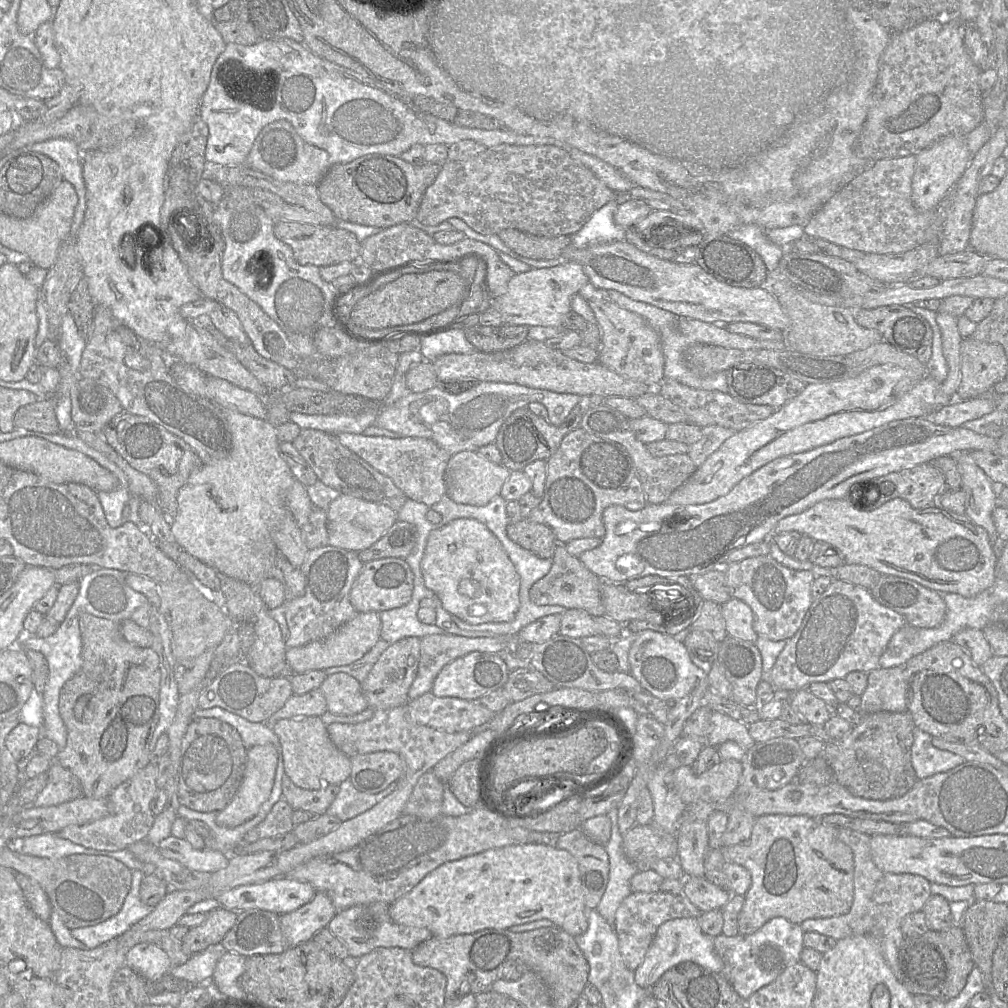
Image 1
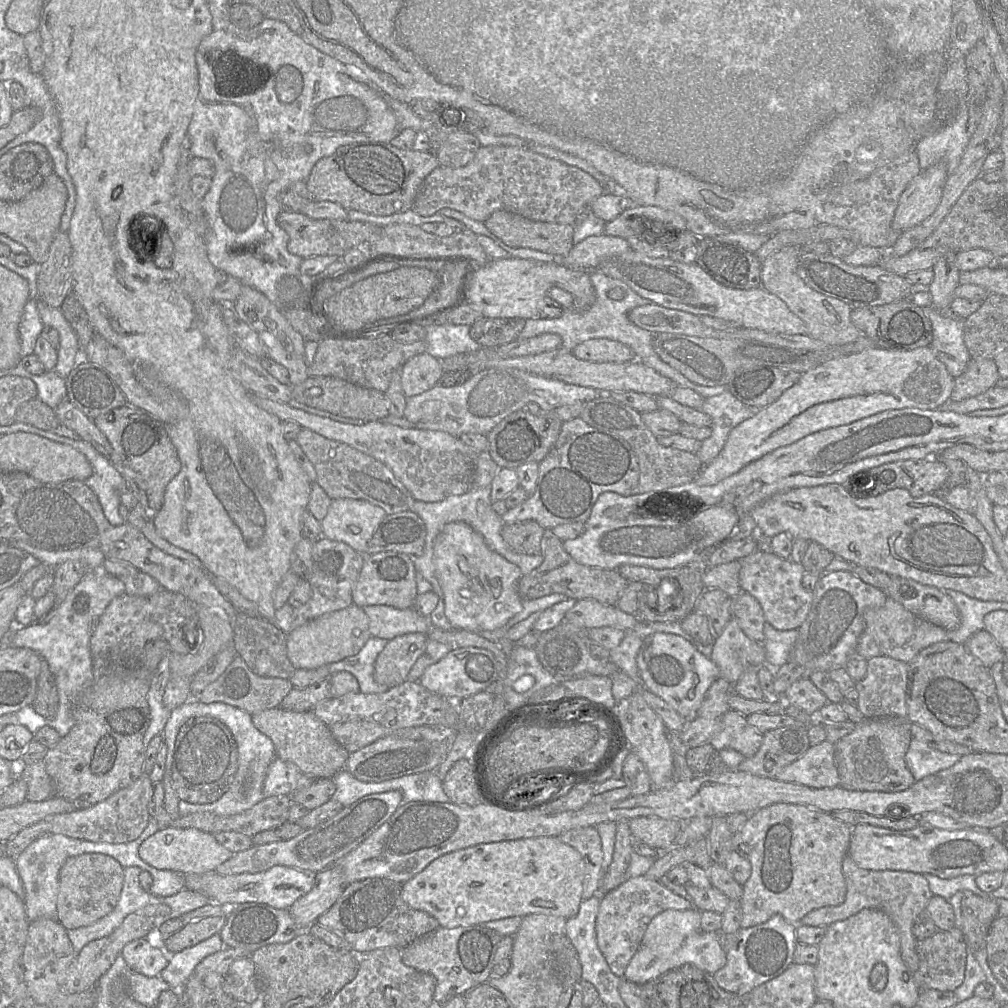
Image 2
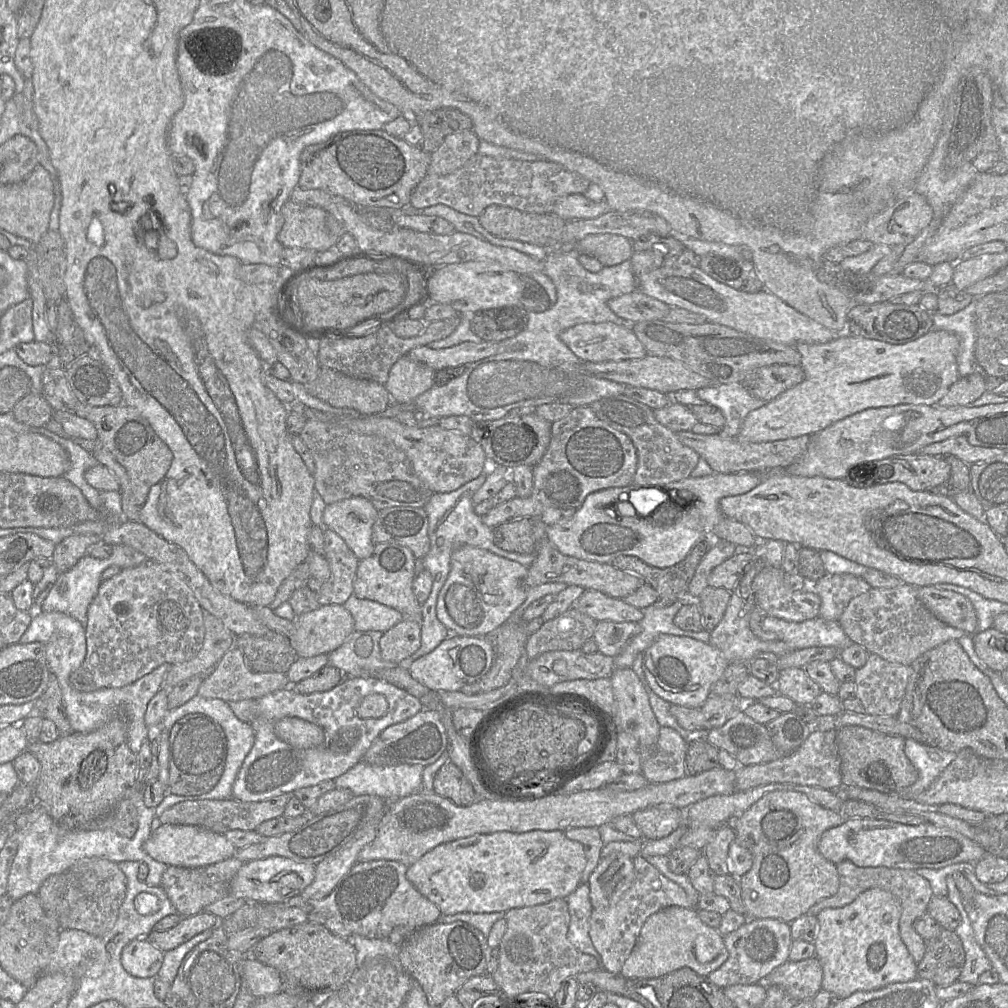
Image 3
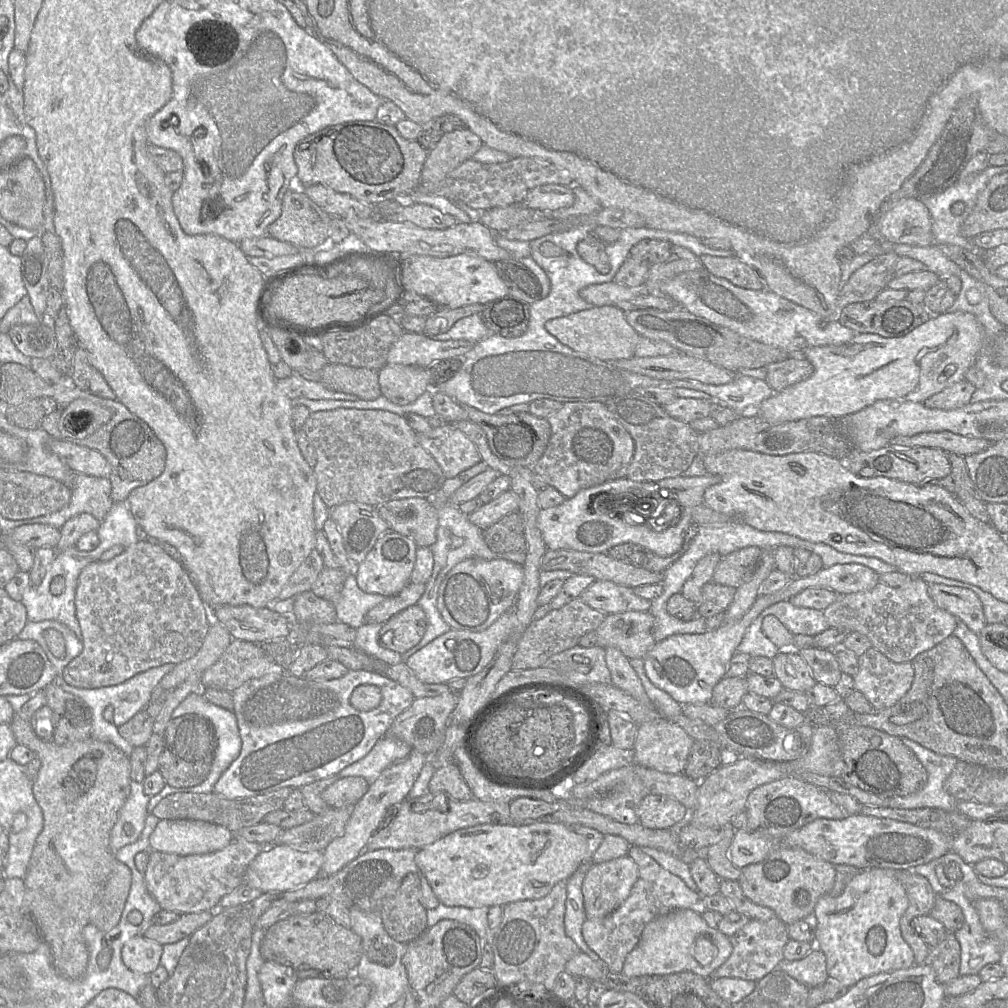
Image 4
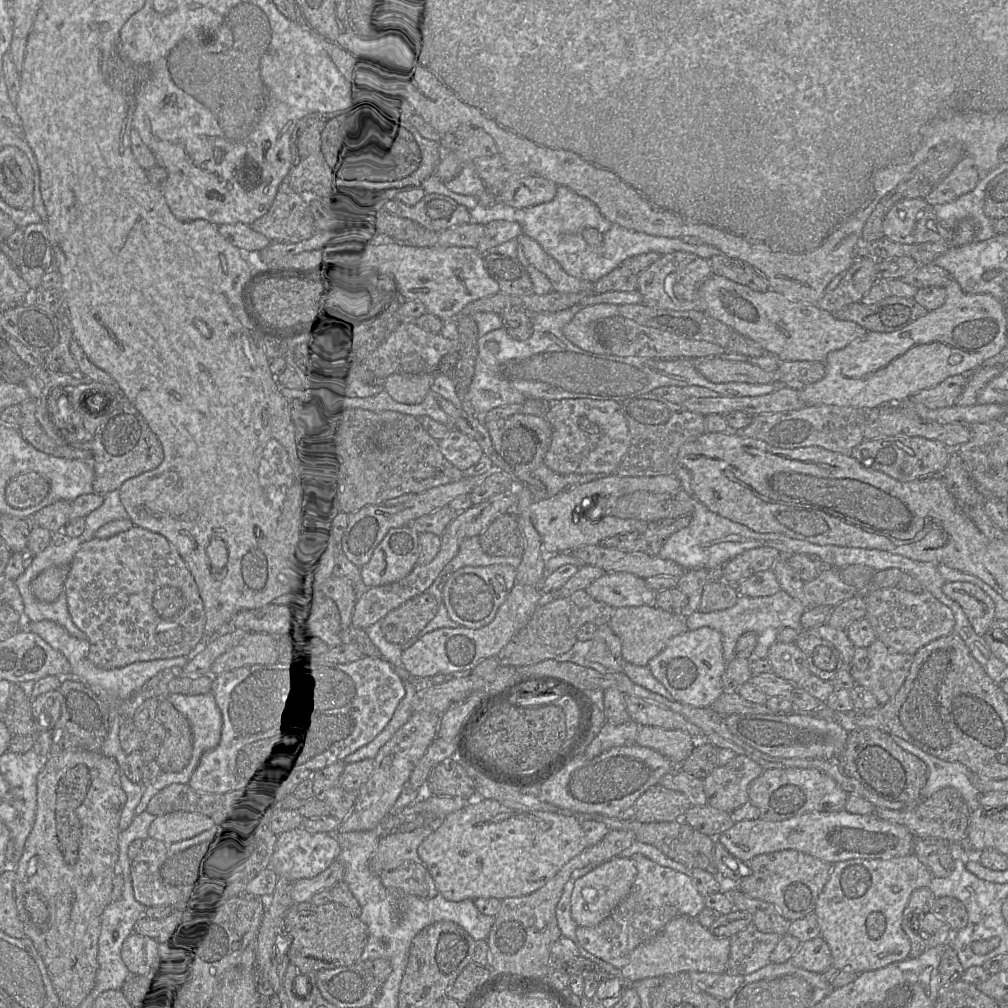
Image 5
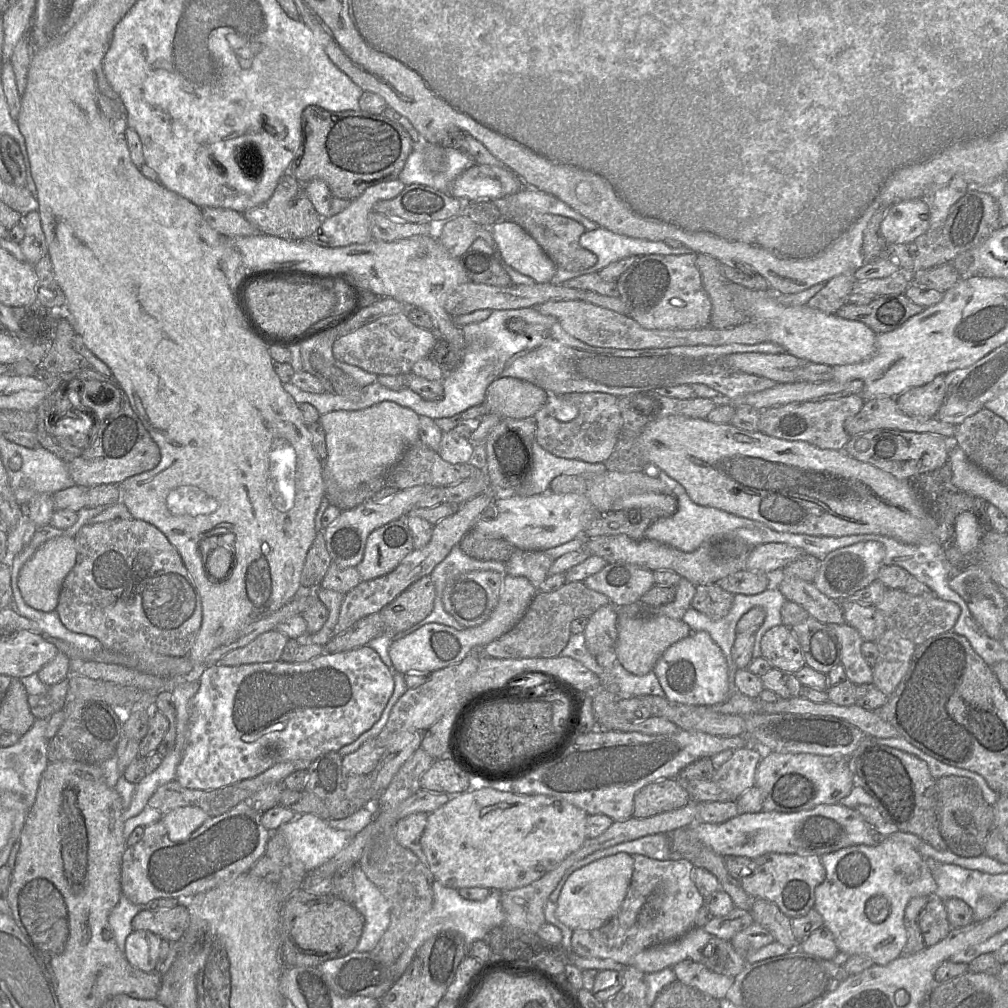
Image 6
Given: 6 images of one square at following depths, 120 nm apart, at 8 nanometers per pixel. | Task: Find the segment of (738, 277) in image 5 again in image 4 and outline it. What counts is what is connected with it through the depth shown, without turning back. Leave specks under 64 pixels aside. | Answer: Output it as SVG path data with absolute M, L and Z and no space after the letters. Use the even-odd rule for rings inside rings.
M699 256L704 268L711 274L724 278L732 284L749 290L762 291L766 286L756 271L737 257Z

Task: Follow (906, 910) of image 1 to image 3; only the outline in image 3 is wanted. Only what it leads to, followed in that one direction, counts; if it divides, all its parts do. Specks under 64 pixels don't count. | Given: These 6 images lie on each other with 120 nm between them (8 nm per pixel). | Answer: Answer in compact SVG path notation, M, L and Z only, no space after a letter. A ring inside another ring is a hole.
M842 861L836 864L839 875L839 889L831 897L825 898L812 906L809 915L817 916L826 908L840 908L850 904L866 890L879 888L888 891L897 898L901 905L901 917L899 921L900 937L913 957L915 963L920 963L925 953L925 941L915 931L914 923L917 918L927 913L927 906L933 896L930 883L912 869L888 868L888 867L859 867L850 861Z

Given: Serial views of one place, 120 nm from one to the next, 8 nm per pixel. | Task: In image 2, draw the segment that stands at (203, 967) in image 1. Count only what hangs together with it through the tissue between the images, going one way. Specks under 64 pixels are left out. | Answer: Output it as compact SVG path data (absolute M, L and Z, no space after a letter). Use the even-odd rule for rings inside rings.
M220 933L198 943L197 945L184 949L181 952L168 956L169 963L160 973L159 977L167 982L173 989L184 987L195 968L206 957L224 948Z

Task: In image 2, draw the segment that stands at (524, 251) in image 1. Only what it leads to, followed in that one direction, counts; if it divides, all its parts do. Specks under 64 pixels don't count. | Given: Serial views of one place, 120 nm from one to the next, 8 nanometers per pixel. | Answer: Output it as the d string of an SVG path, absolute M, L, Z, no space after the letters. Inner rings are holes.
M505 210L493 212L483 224L490 233L512 248L567 255L573 247L574 225L533 221Z

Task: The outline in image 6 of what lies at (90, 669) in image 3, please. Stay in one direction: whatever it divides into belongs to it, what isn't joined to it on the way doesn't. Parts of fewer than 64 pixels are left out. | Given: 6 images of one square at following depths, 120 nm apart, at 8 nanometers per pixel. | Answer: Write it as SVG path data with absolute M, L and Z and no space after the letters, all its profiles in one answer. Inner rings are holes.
M114 519L106 522L86 524L75 535L77 558L72 570L65 577L59 594L56 612L62 624L70 631L93 636L100 641L107 651L116 653L135 653L151 651L156 654L188 657L195 642L202 622L202 604L197 586L189 575L177 549L167 537L154 525L137 519Z

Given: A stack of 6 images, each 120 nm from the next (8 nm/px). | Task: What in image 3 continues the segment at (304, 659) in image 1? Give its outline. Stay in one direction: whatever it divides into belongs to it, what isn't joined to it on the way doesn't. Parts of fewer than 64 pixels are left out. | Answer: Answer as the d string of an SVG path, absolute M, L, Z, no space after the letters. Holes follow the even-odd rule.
M338 604L319 606L313 611L298 615L293 622L294 630L289 637L289 642L297 657L313 657L320 654L329 655L355 631L351 613L344 605Z

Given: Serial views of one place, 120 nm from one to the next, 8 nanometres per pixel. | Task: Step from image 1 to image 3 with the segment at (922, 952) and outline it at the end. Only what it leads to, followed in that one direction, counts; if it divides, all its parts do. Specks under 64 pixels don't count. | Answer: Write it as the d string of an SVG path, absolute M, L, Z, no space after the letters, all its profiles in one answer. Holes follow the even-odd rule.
M942 930L935 938L925 941L925 953L917 964L917 977L931 981L935 986L947 986L956 981L965 964L962 942L955 931Z

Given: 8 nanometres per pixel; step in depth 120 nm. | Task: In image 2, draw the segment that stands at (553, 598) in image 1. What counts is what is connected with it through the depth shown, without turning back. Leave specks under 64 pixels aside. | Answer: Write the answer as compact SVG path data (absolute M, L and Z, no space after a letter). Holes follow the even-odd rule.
M545 531L542 539L543 562L518 582L518 591L523 600L533 600L558 593L575 600L595 599L606 605L616 605L628 581L618 570L593 568L576 562L563 548L563 541L552 531Z

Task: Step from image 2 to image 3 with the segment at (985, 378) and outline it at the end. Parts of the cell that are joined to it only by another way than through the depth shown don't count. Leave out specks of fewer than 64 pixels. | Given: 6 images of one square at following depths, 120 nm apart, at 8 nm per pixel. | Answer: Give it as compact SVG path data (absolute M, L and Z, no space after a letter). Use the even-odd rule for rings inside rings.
M974 373L960 377L938 401L940 407L964 407L978 399L986 390L986 376Z

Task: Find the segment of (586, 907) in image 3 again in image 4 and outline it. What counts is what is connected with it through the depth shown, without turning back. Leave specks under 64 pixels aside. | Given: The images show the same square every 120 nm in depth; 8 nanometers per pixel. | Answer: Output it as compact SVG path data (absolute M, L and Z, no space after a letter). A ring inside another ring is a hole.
M586 861L579 866L568 879L566 886L566 901L565 901L565 915L564 926L565 933L570 937L579 947L579 949L587 954L589 951L595 952L589 948L582 936L582 925L586 920L584 910L584 901L582 894L582 883L585 878L587 870L591 866L591 861Z

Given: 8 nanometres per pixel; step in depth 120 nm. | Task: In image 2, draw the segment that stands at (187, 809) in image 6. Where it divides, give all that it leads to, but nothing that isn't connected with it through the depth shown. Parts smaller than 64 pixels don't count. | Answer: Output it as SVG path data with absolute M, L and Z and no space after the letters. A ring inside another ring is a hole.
M166 826L140 845L139 856L147 864L160 870L172 870L179 874L205 874L216 872L217 867L229 860L233 853L222 846L211 833L197 828Z

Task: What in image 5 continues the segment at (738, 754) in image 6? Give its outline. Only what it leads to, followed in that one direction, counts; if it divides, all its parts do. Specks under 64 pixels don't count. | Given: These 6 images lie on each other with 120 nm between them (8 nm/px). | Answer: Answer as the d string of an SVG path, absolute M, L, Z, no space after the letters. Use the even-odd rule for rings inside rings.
M736 755L735 759L725 766L718 766L711 774L703 779L707 805L721 811L732 813L749 801L749 786L758 778L764 769L747 756Z

